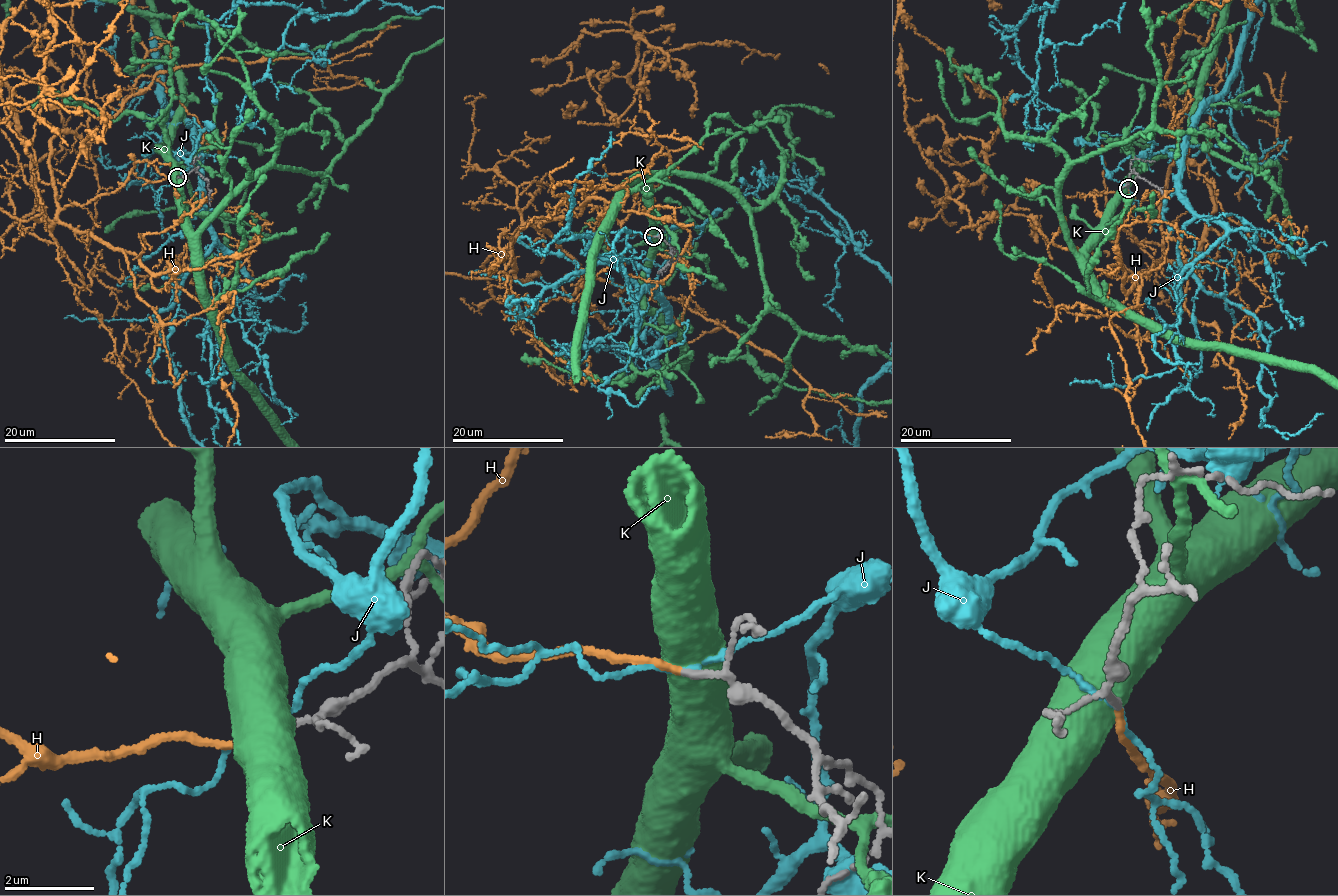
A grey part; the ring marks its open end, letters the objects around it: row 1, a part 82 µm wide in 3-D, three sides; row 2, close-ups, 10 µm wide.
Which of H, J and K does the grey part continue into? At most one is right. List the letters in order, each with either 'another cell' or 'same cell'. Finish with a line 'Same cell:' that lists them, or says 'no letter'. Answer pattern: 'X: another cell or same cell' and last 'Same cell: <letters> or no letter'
H: same cell
J: another cell
K: another cell
Same cell: H

